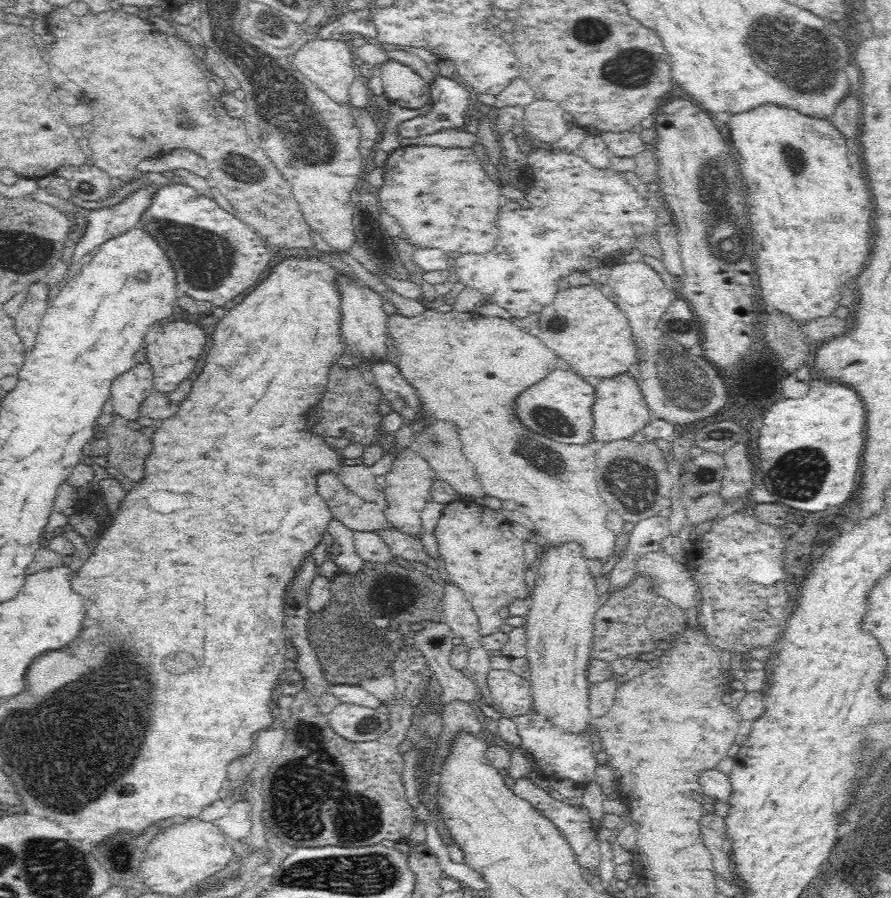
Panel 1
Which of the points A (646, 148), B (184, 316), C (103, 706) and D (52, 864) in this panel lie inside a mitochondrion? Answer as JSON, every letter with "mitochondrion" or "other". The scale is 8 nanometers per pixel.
{"A":"other","B":"other","C":"mitochondrion","D":"mitochondrion"}

